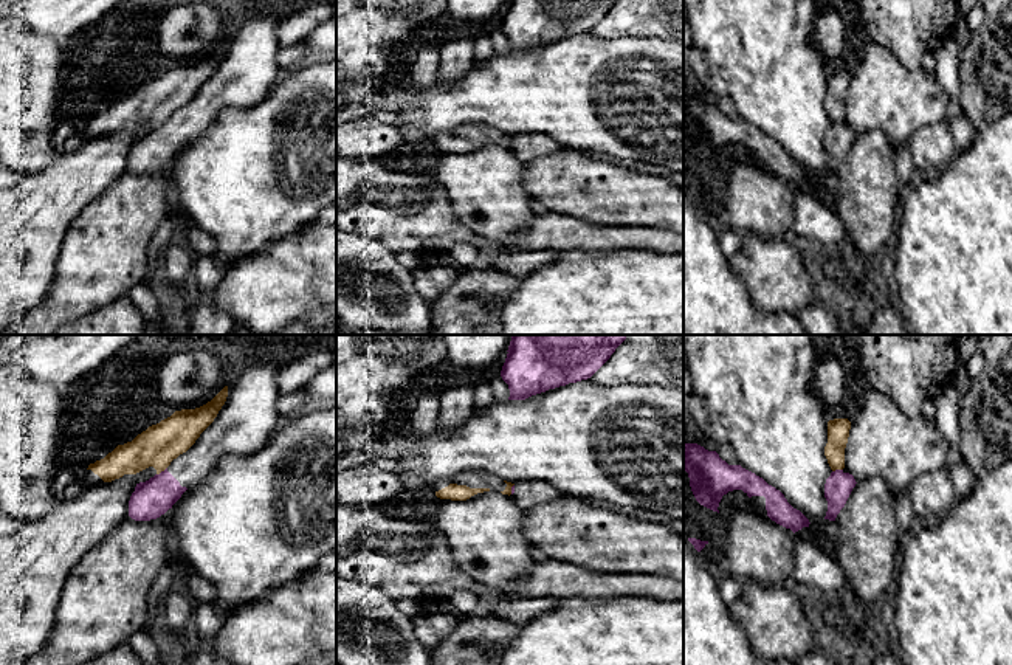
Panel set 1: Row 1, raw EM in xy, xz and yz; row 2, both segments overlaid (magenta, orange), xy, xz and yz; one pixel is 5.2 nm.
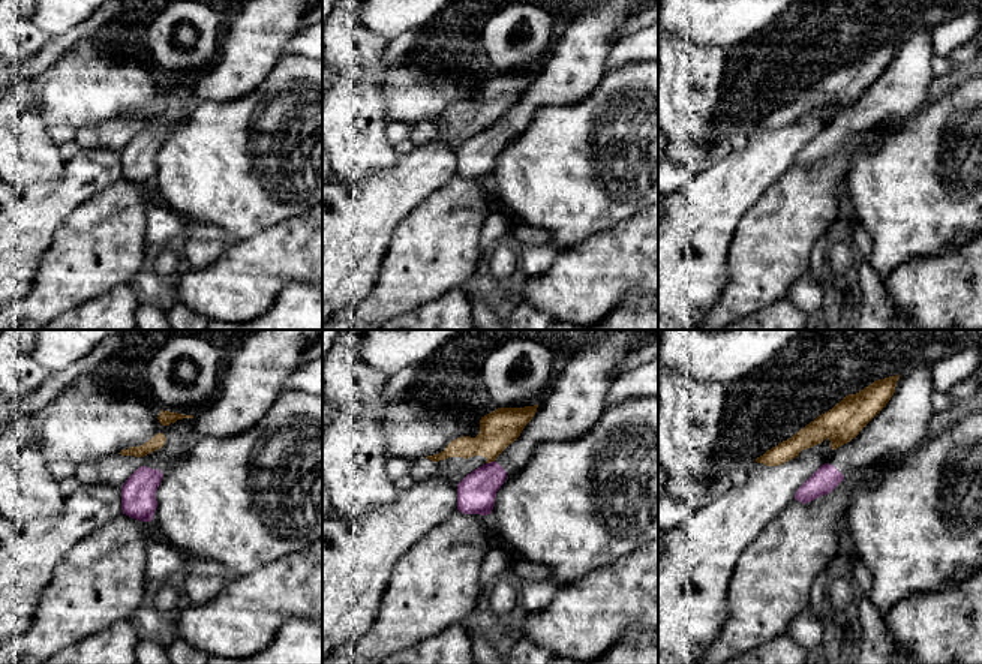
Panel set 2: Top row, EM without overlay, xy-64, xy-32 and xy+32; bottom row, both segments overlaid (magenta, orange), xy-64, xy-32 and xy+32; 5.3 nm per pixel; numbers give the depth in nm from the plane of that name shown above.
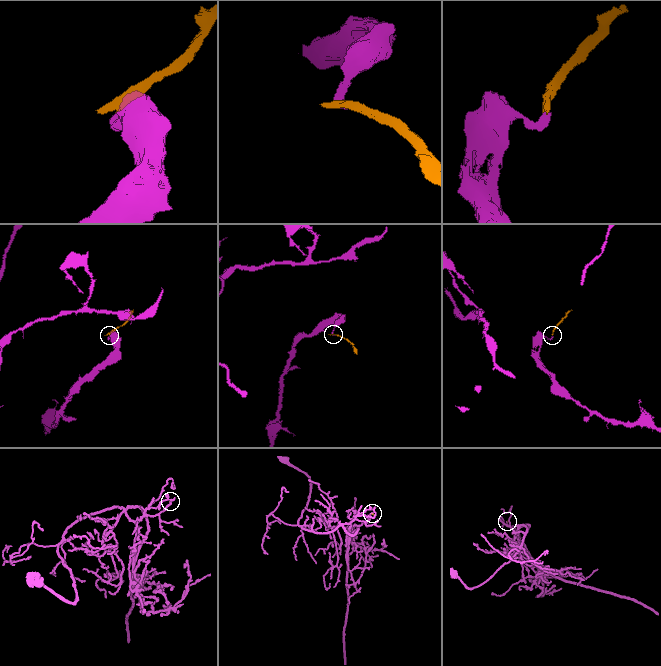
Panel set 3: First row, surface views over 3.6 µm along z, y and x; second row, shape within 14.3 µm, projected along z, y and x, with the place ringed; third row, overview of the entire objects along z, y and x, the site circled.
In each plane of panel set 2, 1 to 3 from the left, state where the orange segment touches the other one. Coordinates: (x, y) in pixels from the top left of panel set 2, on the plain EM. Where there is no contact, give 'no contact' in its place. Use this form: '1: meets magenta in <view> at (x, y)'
1: no contact
2: meets magenta in xy-32 at (490, 126)
3: no contact

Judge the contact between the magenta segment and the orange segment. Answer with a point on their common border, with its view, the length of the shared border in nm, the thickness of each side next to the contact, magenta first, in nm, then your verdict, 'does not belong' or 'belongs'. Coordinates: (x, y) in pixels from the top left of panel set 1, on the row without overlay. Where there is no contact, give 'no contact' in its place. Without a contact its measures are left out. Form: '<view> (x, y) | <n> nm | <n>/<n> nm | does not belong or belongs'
xy (161, 124) | 70 nm | 200/220 nm | does not belong

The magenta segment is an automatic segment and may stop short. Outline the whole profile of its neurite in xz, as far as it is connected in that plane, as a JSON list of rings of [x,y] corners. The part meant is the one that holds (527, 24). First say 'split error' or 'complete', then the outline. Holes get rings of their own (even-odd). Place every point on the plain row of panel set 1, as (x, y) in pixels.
complete; [[[508,0],[501,23],[508,37],[508,53],[525,53],[532,48],[590,31],[617,0]]]

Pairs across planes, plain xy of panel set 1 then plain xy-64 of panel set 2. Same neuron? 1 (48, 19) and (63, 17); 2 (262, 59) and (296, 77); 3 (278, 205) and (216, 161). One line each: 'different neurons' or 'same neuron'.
1: same neuron
2: different neurons
3: same neuron

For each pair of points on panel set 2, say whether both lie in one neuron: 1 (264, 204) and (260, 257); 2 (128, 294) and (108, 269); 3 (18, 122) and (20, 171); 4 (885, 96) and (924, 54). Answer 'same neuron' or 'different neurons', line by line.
1: different neurons
2: different neurons
3: same neuron
4: same neuron

